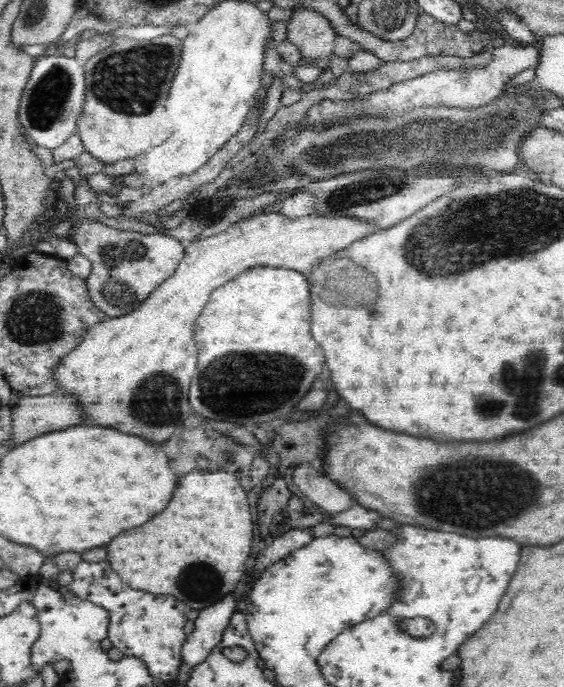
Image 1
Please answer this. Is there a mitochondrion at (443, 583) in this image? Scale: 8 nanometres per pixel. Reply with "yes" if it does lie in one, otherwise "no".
no

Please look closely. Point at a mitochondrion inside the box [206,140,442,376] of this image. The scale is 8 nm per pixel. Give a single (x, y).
(372, 312)

